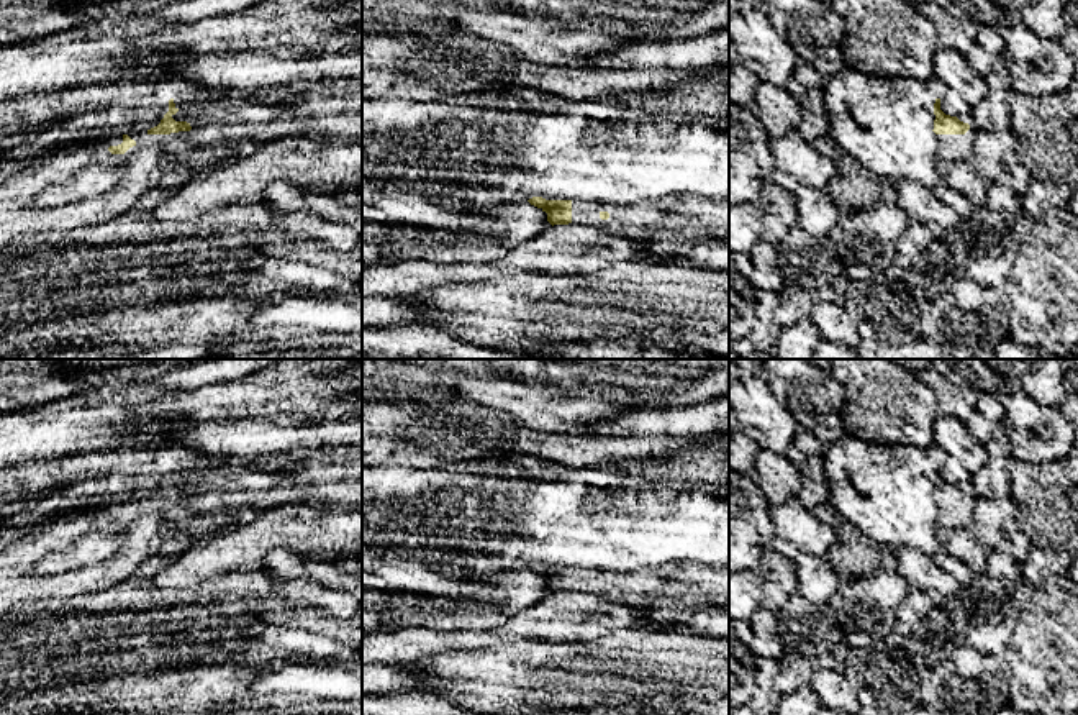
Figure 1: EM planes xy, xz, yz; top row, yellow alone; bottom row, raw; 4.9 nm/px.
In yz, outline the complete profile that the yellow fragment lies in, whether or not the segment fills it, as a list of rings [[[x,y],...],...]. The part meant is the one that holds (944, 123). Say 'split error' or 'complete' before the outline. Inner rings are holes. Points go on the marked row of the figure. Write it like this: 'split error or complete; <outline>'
split error; [[[932,77],[934,103],[934,133],[937,134],[937,157],[945,161],[970,162],[973,157],[973,139],[976,130],[970,123],[960,121],[957,116],[945,115],[940,110],[940,100],[945,97],[949,87],[939,79]]]

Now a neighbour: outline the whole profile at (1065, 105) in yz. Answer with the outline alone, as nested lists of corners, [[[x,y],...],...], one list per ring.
[[[1070,87],[1057,95],[1030,97],[1016,92],[1016,108],[1027,115],[1030,108],[1042,115],[1057,115],[1078,134],[1078,90]]]

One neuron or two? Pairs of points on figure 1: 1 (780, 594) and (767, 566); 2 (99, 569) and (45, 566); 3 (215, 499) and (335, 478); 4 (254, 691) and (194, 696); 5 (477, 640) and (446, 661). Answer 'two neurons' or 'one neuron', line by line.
1: one neuron
2: two neurons
3: one neuron
4: two neurons
5: two neurons

